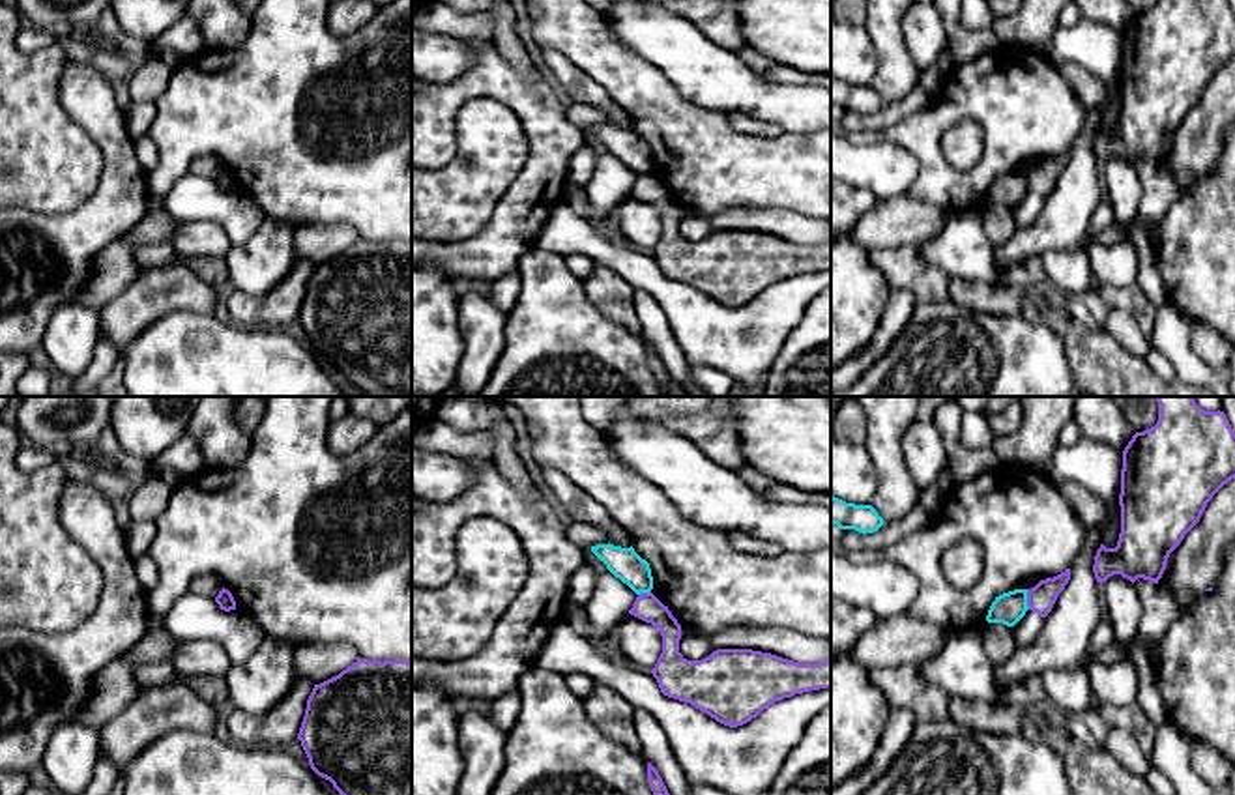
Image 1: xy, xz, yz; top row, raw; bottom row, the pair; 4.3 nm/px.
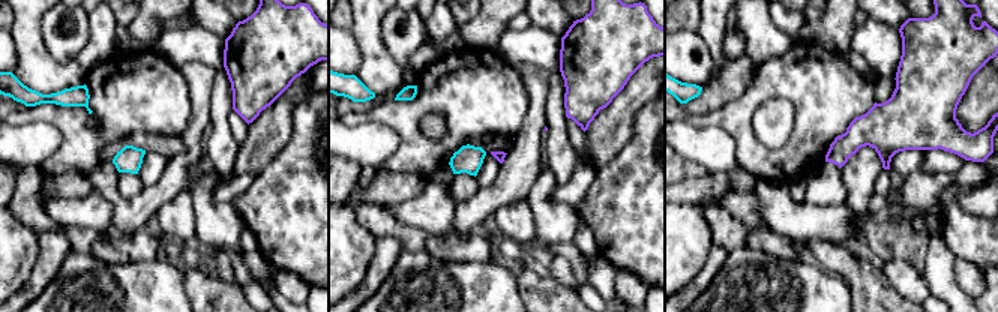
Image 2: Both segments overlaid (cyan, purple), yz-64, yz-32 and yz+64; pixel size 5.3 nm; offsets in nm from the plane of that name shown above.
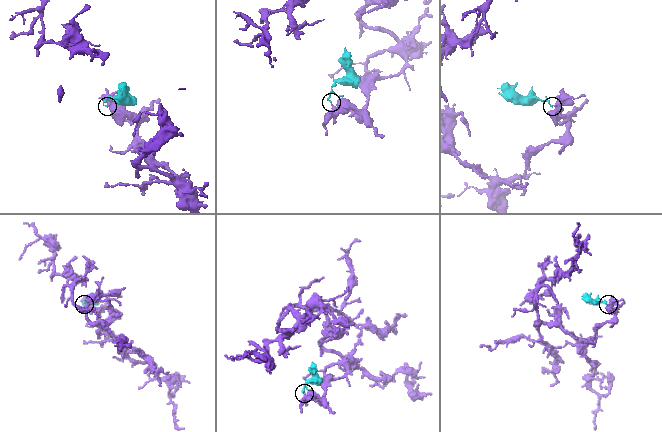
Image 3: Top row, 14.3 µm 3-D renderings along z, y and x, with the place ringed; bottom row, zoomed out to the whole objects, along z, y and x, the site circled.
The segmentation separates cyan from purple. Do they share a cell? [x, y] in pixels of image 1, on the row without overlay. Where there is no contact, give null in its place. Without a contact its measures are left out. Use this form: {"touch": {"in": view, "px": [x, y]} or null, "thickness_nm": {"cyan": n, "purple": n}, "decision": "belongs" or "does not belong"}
{"touch": {"in": "yz", "px": [1026, 180]}, "thickness_nm": {"cyan": 140, "purple": 120}, "decision": "does not belong"}

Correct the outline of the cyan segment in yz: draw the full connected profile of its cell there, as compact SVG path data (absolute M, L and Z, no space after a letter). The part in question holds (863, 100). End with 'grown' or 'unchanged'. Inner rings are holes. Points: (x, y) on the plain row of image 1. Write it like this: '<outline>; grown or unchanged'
M831 77L831 105L840 110L855 110L859 114L874 114L883 107L883 99L872 86L846 84Z; unchanged

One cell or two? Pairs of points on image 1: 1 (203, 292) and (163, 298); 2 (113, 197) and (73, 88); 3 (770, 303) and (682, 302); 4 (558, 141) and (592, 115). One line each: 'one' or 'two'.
1: one
2: one
3: one
4: two

